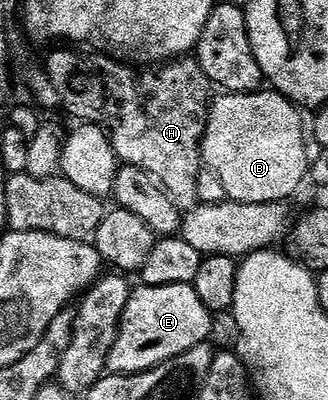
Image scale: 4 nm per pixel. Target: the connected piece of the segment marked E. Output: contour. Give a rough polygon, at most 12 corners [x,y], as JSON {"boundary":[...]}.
{"boundary":[[191,284],[137,287],[108,372],[157,368],[205,343]]}

